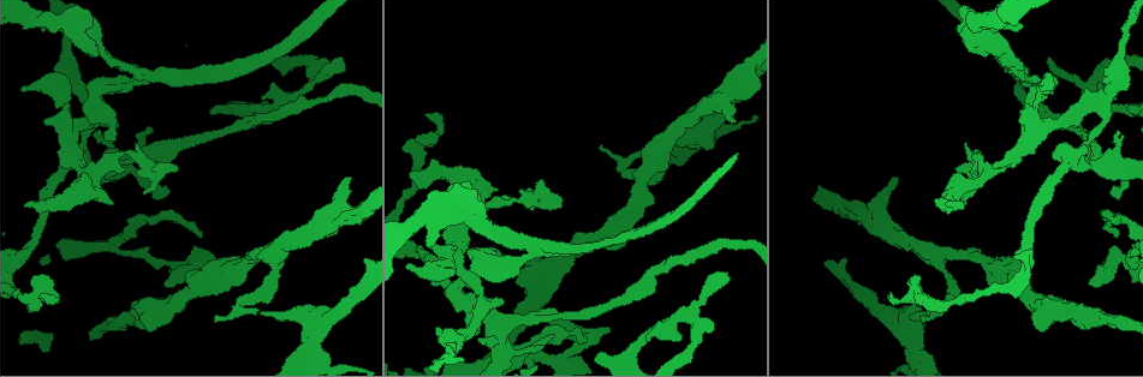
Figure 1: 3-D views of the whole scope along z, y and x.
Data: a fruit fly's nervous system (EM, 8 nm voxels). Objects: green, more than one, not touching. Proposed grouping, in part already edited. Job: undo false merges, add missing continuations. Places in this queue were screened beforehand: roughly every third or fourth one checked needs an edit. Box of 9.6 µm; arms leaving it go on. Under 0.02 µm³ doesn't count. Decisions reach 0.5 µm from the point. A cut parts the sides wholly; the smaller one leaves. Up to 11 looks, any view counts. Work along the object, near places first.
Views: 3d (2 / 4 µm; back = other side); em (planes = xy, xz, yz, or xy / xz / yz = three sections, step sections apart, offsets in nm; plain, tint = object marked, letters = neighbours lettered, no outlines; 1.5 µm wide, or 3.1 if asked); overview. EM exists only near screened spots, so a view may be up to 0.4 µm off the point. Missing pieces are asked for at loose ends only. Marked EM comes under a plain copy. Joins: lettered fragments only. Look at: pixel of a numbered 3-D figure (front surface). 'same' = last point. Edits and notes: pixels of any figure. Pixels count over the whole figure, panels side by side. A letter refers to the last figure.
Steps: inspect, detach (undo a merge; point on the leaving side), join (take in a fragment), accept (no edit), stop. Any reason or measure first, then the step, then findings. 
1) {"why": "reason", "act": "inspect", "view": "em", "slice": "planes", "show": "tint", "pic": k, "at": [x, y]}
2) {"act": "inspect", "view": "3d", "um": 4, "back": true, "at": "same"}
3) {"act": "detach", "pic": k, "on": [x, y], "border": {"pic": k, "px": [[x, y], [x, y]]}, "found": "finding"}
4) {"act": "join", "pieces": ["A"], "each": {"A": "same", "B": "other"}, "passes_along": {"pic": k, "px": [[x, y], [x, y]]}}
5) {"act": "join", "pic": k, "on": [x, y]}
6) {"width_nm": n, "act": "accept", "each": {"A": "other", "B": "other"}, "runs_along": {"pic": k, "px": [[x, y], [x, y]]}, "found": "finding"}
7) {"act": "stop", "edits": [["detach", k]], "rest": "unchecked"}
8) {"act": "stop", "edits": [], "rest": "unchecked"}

{"why": "tapers out", "act": "inspect", "view": "em", "slice": "planes", "show": "letters", "pic": 1, "at": [890, 297]}

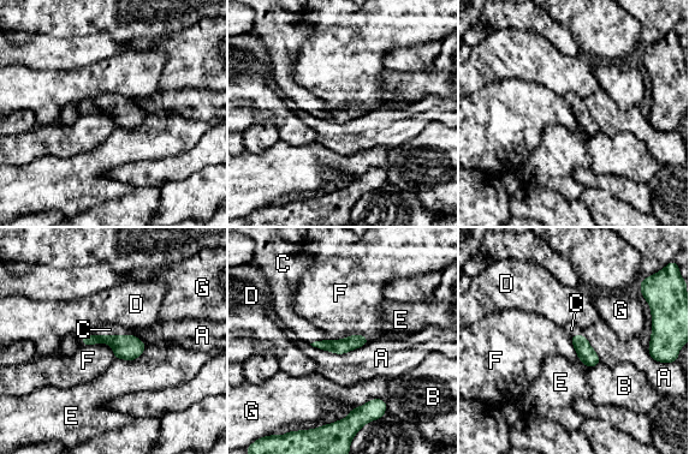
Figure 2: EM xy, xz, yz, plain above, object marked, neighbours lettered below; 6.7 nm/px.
{"act": "join", "pieces": ["C"], "each": {"A": "other", "B": "other", "C": "same", "D": "other", "E": "other", "F": "other", "G": "other"}, "passes_along": {"pic": 2, "px": [[129, 347], [106, 334], [110, 329]]}, "found": "it goes on there"}

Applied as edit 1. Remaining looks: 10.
{"why": "redraw", "act": "inspect", "view": "overview"}

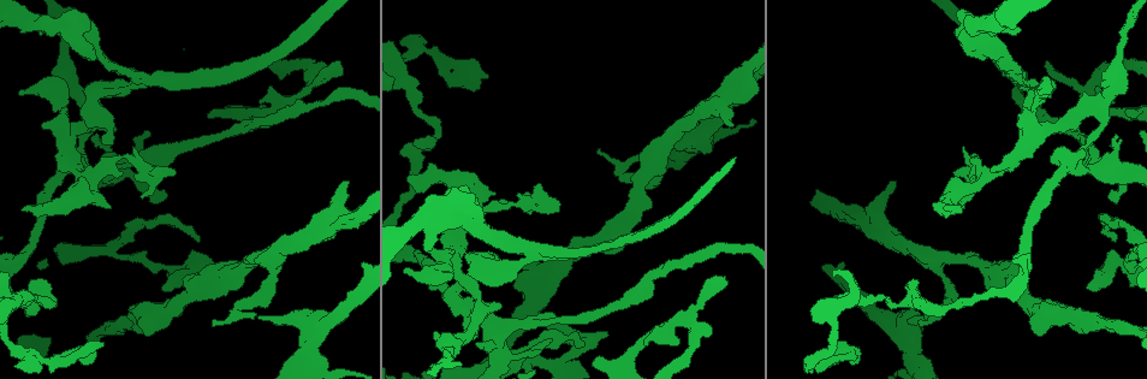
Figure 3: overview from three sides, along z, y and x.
{"why": "arms part here", "act": "inspect", "view": "em", "slice": "yz", "step": 8, "show": "tint", "pic": 3, "at": [73, 360]}

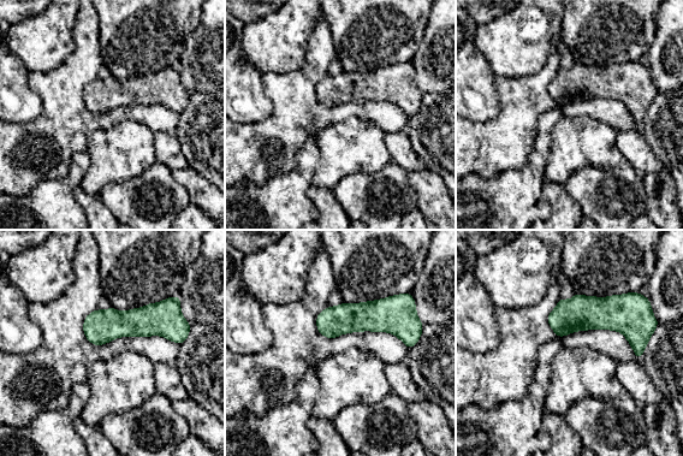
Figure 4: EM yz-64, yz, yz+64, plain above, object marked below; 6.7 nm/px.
{"why": "cut it another way", "act": "inspect", "view": "em", "slice": "planes", "show": "letters", "at": "same"}

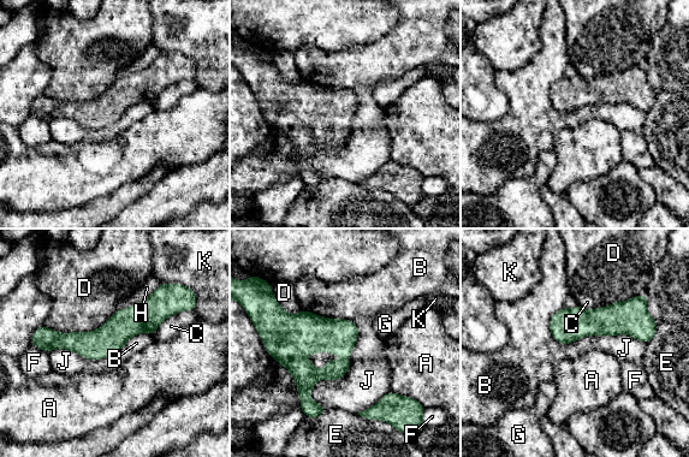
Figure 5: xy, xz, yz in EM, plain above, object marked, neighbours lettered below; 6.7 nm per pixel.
{"longest_contact_nm": ["D", 500], "act": "accept", "each": {"A": "other", "B": "other", "C": "other", "D": "other", "E": "other", "F": "other", "G": "other", "H": "other", "J": "other", "K": "other"}, "border": {"pic": 5, "px": [[351, 361], [309, 397]]}, "found": "all the same cell"}

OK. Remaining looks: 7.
{"act": "inspect", "view": "3d", "um": 4, "pic": 3, "at": [215, 324]}

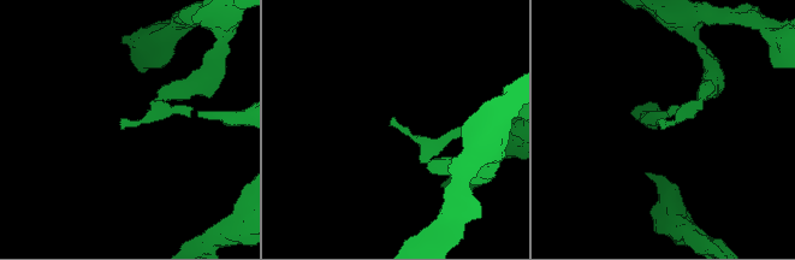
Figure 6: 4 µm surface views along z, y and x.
{"why": "need the tissue", "act": "inspect", "view": "em", "slice": "xy", "step": 4, "show": "letters", "pic": 6, "at": [661, 128]}

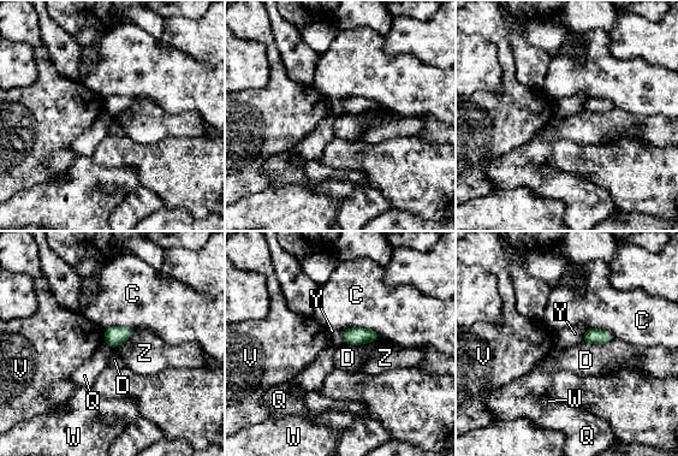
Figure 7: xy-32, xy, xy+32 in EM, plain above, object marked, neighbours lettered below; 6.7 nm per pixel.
{"act": "inspect", "view": "em", "slice": "planes", "show": "letters", "at": "same"}

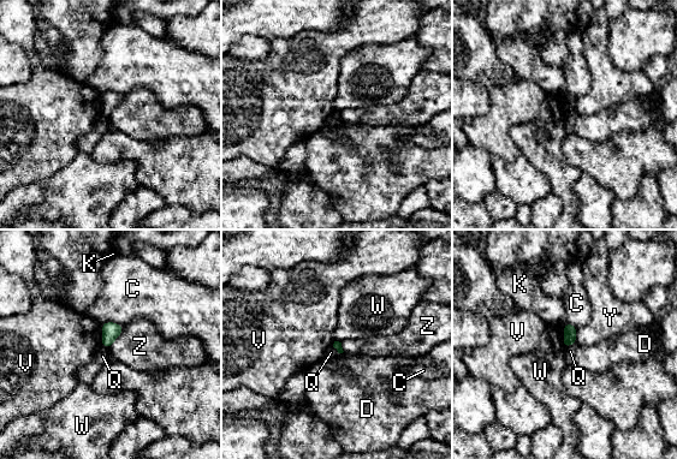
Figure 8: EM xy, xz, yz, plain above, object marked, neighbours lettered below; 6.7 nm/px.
{"act": "accept", "each": {"C": "other", "D": "other", "K": "other", "Q": "other", "V": "other", "W": "other", "Y": "other", "Z": "other"}, "border": {"pic": 8, "px": [[575, 341], [565, 347]]}, "found": "none of them fits"}

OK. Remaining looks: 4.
{"why": "branch stops here", "act": "inspect", "view": "em", "slice": "planes", "show": "letters", "pic": 3, "at": [609, 334]}

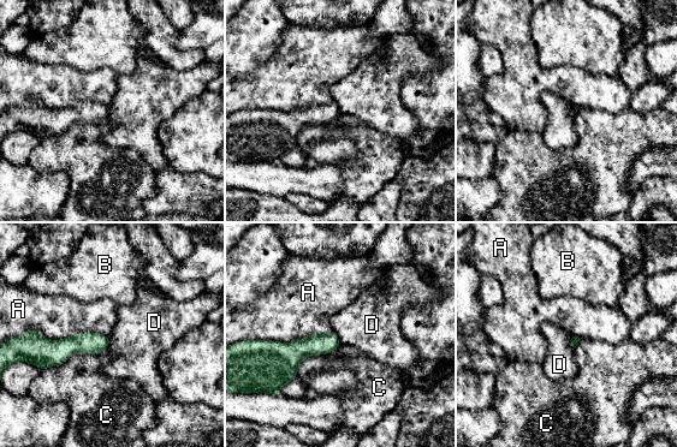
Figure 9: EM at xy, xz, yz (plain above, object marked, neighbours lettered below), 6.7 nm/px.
{"longest_contact_nm": ["A", 550], "act": "accept", "each": {"A": "other", "B": "other", "C": "other", "D": "other"}, "runs_along": {"pic": 9, "px": [[105, 339], [69, 346], [37, 344]]}, "found": "no lettered fragment goes on from it"}

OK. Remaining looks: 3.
{"why": "tapers out", "act": "inspect", "view": "em", "slice": "planes", "show": "tint", "pic": 3, "at": [525, 194]}

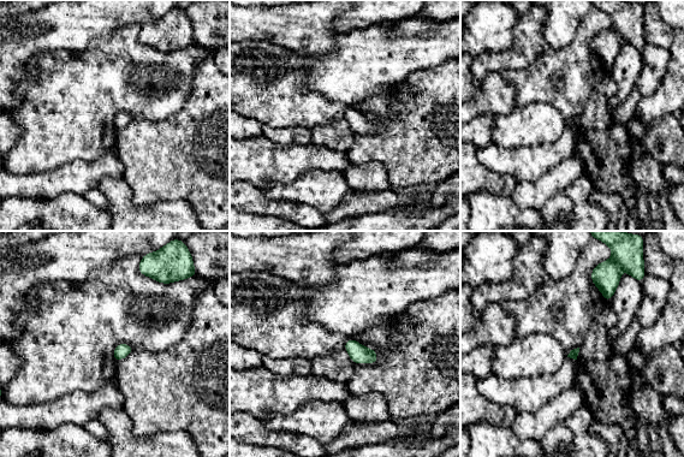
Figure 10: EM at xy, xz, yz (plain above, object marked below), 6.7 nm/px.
{"why": "what lies round it", "act": "inspect", "view": "em", "slice": "planes", "show": "letters", "at": "same"}

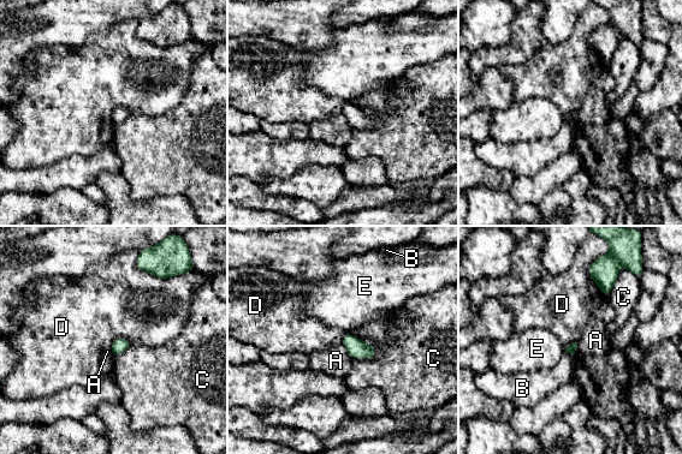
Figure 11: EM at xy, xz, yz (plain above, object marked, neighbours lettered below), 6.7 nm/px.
{"act": "accept", "each": {"A": "other", "B": "other", "C": "other", "D": "other", "E": "other"}, "found": "none of them fits"}

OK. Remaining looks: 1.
{"act": "stop", "edits": [["join", 2]], "rest": "unchecked"}

